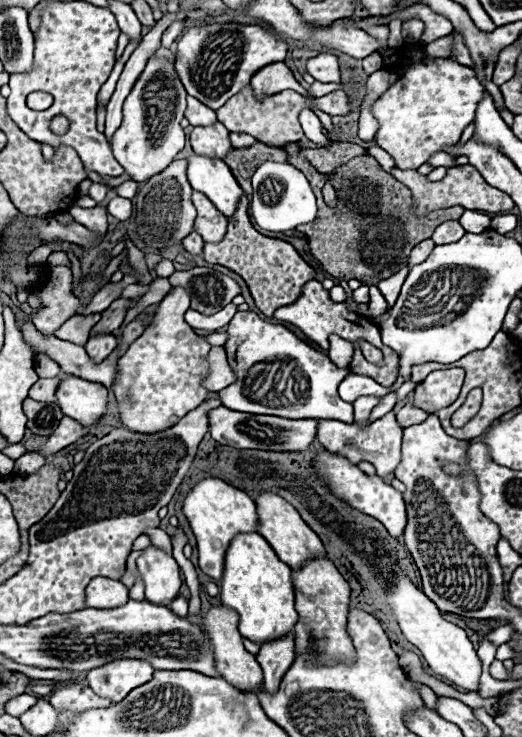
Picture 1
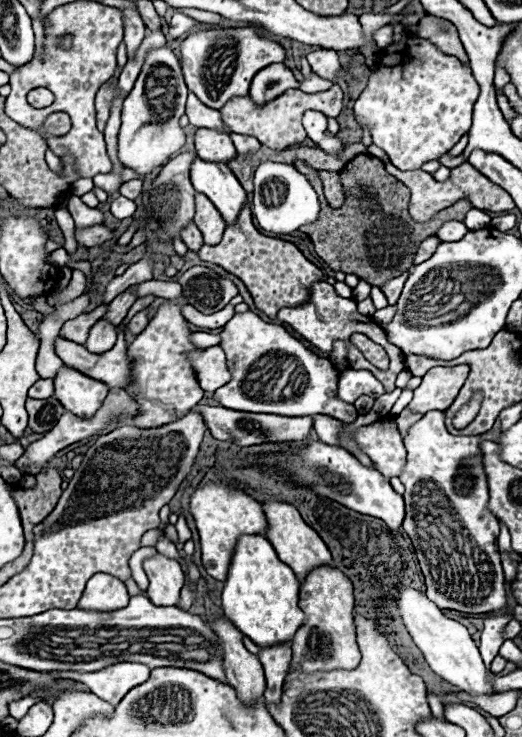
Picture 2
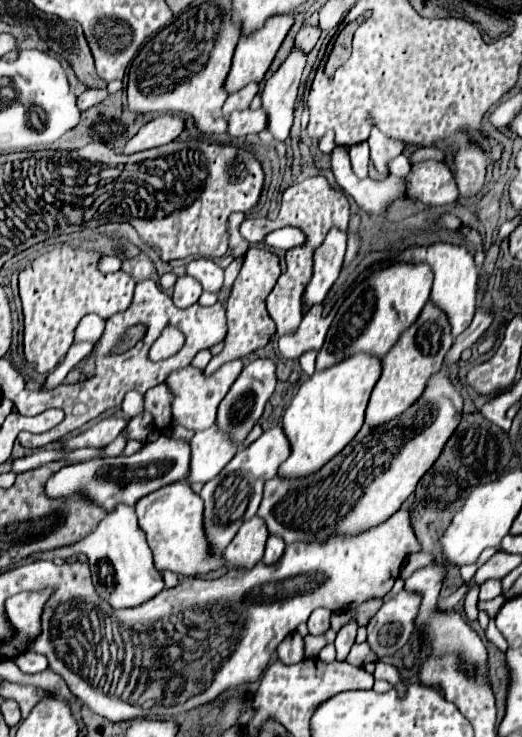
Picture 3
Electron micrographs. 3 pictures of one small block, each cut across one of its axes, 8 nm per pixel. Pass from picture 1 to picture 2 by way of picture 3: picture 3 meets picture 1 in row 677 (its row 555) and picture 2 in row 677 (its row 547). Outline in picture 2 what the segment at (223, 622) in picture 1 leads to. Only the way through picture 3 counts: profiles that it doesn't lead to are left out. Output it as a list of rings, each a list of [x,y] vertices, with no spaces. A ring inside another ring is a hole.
[[[216,618],[212,622],[214,632],[222,638],[224,648],[224,668],[228,684],[234,686],[236,696],[242,704],[250,706],[262,700],[266,690],[264,670],[256,654],[250,654],[242,644],[242,634],[226,618]]]

